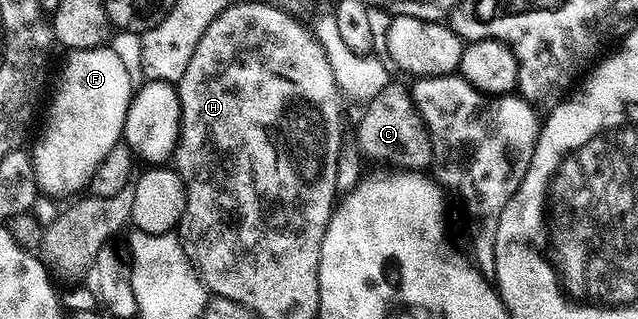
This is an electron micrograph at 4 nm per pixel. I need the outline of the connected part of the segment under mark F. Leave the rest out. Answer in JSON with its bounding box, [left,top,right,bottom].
[32,46,136,196]

